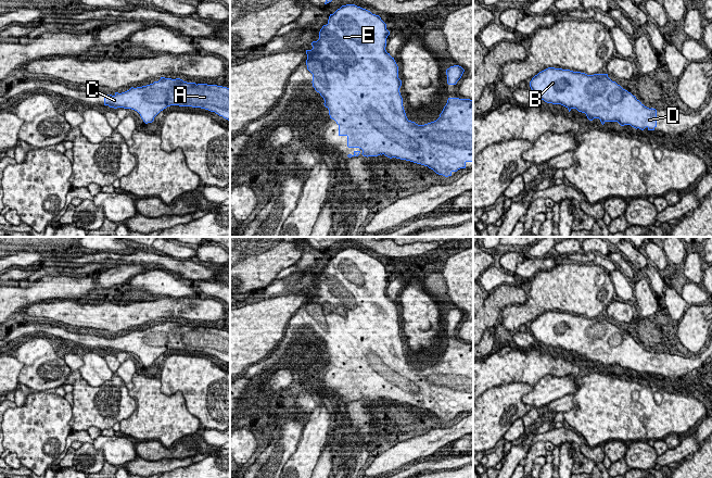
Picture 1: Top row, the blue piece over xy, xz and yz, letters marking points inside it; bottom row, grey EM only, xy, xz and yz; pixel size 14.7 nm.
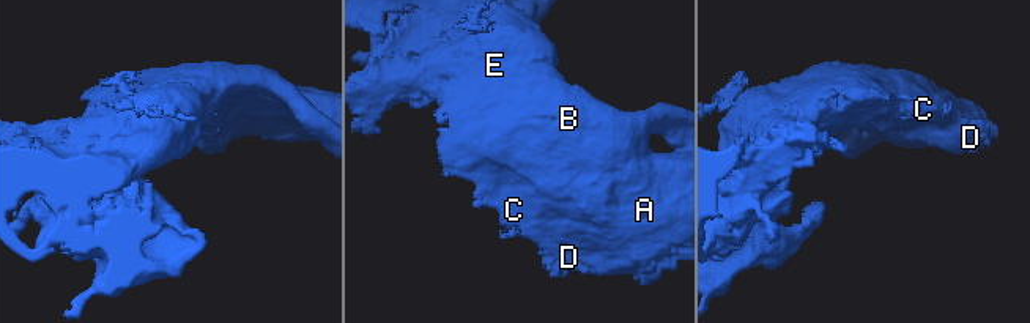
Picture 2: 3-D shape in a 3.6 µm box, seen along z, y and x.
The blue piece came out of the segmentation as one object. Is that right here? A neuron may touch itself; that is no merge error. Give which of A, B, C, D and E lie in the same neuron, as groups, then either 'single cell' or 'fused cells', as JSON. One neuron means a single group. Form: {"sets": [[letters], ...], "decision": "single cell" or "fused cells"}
{"sets": [["A", "B", "C", "D", "E"]], "decision": "single cell"}

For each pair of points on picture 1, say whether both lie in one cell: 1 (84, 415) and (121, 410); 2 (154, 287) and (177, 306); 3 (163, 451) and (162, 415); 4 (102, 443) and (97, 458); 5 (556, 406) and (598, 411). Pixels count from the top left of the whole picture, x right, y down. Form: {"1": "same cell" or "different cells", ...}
{"1": "same cell", "2": "different cells", "3": "different cells", "4": "different cells", "5": "different cells"}

